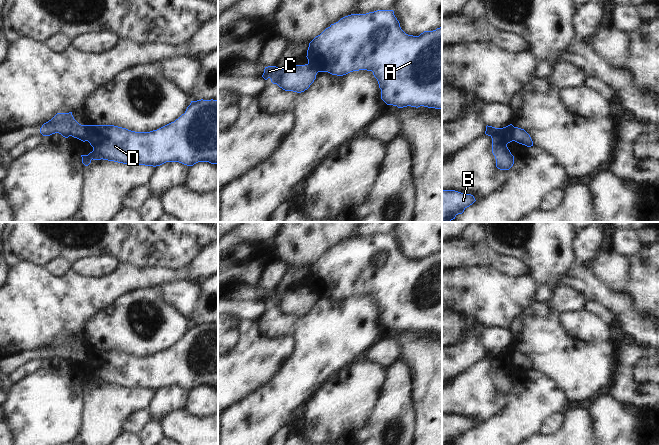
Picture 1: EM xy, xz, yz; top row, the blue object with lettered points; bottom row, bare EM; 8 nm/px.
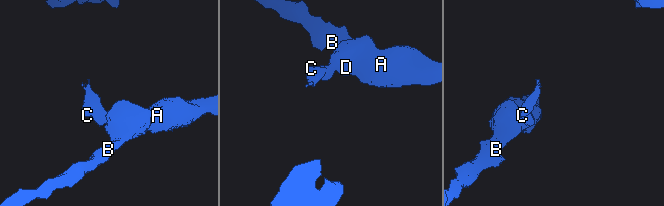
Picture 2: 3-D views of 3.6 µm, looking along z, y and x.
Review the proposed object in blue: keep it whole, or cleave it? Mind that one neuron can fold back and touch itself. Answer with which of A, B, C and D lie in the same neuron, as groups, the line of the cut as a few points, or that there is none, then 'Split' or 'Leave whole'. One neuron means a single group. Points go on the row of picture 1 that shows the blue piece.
Groups: A B D / C. Split along xy (85, 125), (85, 130), (88, 134), (86, 140). Split

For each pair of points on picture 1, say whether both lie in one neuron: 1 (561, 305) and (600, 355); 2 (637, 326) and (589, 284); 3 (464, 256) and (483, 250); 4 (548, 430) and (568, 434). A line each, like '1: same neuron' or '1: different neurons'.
1: different neurons
2: same neuron
3: same neuron
4: different neurons

